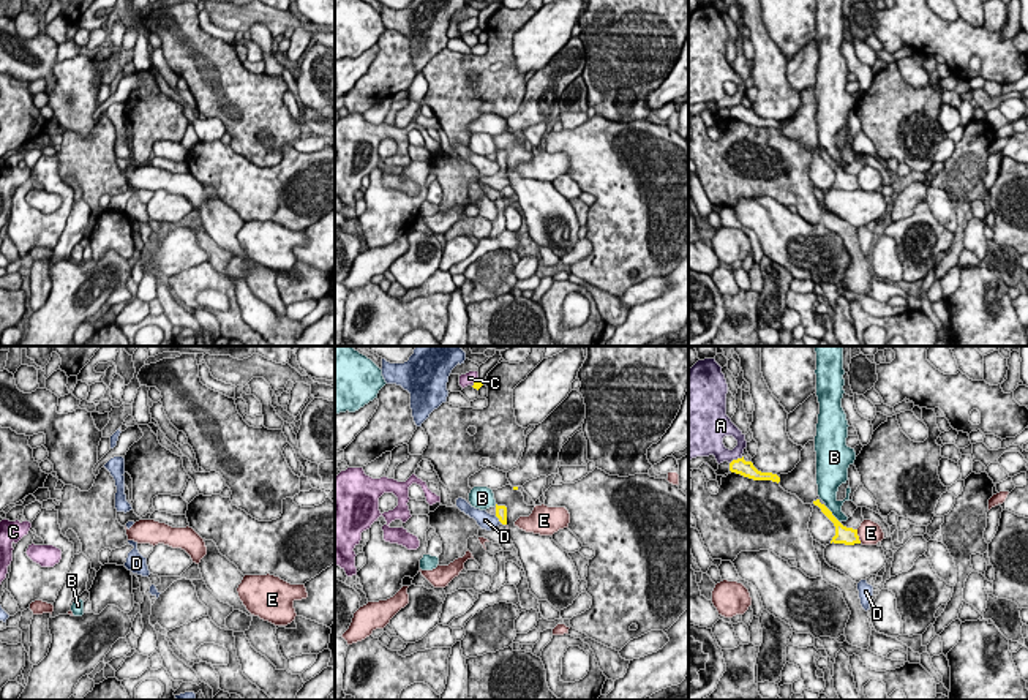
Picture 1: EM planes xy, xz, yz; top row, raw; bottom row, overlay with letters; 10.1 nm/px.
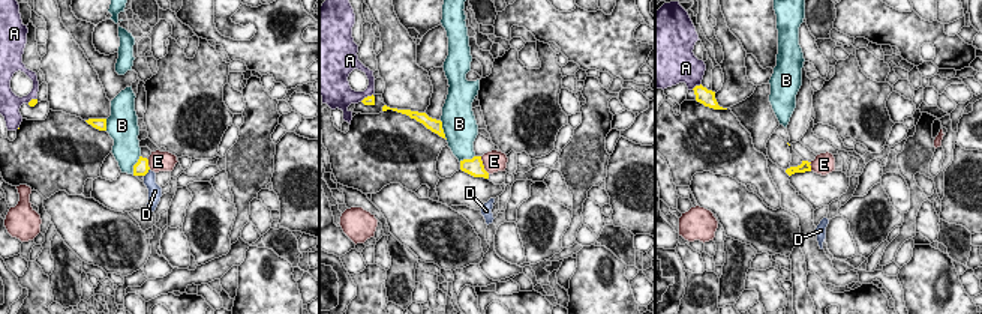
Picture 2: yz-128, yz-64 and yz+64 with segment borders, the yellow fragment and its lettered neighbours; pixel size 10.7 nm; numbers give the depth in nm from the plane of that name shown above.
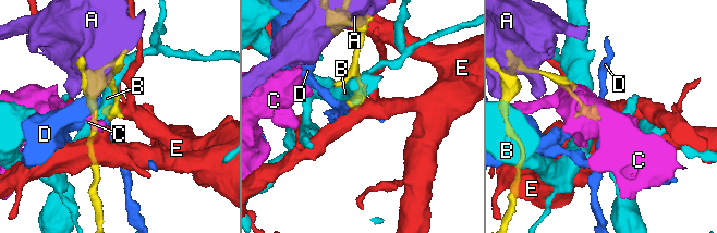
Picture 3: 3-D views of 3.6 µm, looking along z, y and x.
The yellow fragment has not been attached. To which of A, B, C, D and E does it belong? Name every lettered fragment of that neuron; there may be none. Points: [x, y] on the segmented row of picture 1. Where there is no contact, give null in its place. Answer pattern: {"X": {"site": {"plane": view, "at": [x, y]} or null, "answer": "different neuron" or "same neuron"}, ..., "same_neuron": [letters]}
{"A": {"site": {"plane": "yz", "at": [738, 459]}, "answer": "different neuron"}, "B": {"site": {"plane": "yz", "at": [831, 514]}, "answer": "different neuron"}, "C": {"site": {"plane": "xz", "at": [476, 383]}, "answer": "different neuron"}, "D": {"site": {"plane": "xz", "at": [498, 517]}, "answer": "different neuron"}, "E": {"site": {"plane": "yz", "at": [858, 536]}, "answer": "different neuron"}, "same_neuron": []}

